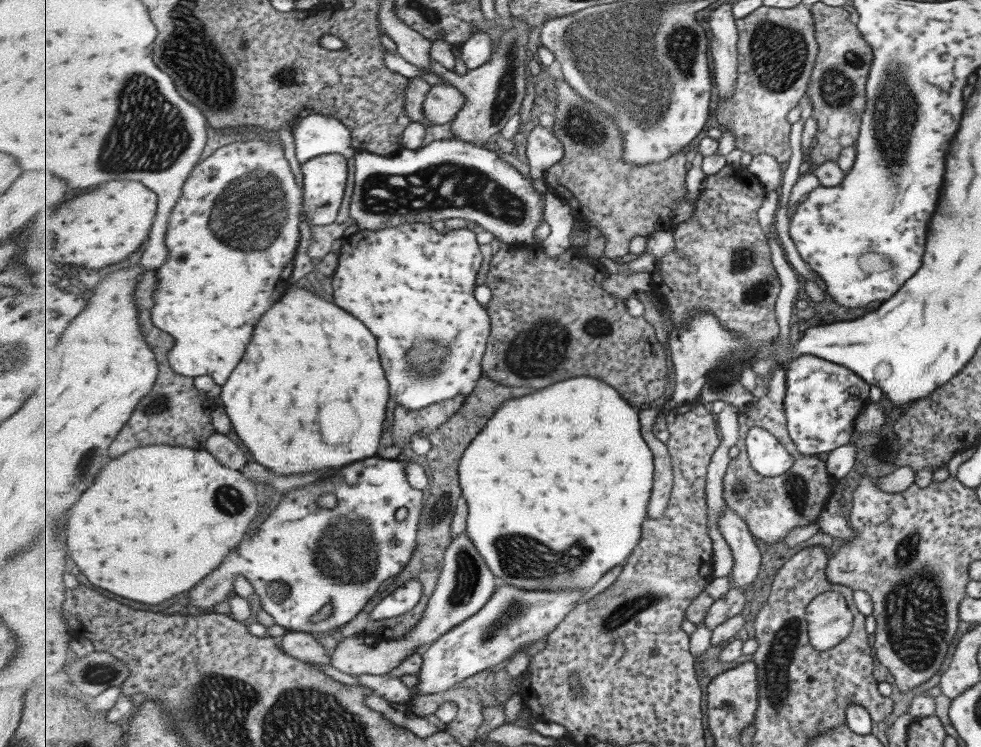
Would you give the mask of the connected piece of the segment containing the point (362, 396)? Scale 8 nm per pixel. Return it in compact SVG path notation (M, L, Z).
M291 286L289 292L283 296L283 300L277 302L265 314L265 318L261 318L261 322L257 324L253 342L247 348L247 358L243 358L243 362L238 364L239 370L236 369L231 374L230 380L220 390L220 398L230 418L231 426L239 441L248 449L251 458L271 471L290 475L299 474L299 472L313 472L321 470L321 468L337 470L367 457L375 457L379 446L381 446L381 434L383 434L383 424L385 424L387 404L389 404L390 382L385 376L383 366L381 366L380 352L377 352L377 340L378 338L371 334L370 327L362 319L343 310L337 303L325 302L323 298L317 296L310 286L307 288Z

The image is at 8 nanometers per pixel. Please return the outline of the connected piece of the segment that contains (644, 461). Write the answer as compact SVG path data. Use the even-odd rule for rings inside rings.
M571 378L571 380L565 380L565 382L559 382L555 386L549 386L545 390L539 390L535 394L529 394L529 396L523 396L523 398L514 398L508 400L507 404L503 403L500 409L490 418L489 422L484 426L484 429L474 441L467 447L465 454L462 456L462 462L460 464L460 475L461 475L461 487L462 487L462 498L465 498L469 508L469 518L467 519L468 537L475 543L477 550L485 558L485 562L489 565L489 568L493 571L493 574L499 579L498 584L513 585L521 587L527 590L552 590L558 591L558 589L581 589L583 592L589 590L591 586L595 586L599 582L601 576L605 576L611 568L615 566L623 566L627 562L631 553L634 552L639 541L642 540L642 526L645 524L646 519L650 517L650 500L654 490L654 472L655 472L655 459L654 451L651 450L650 445L646 441L642 433L642 421L641 421L641 410L638 407L631 406L627 399L622 397L622 393L610 384L605 384L597 378ZM507 538L517 538L519 544L495 544L495 542L511 542Z

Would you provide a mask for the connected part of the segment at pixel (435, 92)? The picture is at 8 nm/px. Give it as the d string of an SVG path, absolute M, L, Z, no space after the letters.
M436 76L435 84L430 88L424 111L426 117L432 120L433 124L451 124L467 102L466 94L462 90L455 88L445 80Z

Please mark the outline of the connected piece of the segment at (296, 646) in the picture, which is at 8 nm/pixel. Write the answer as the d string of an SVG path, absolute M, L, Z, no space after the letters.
M291 631L280 637L280 647L287 655L305 662L332 664L327 650L312 633Z

